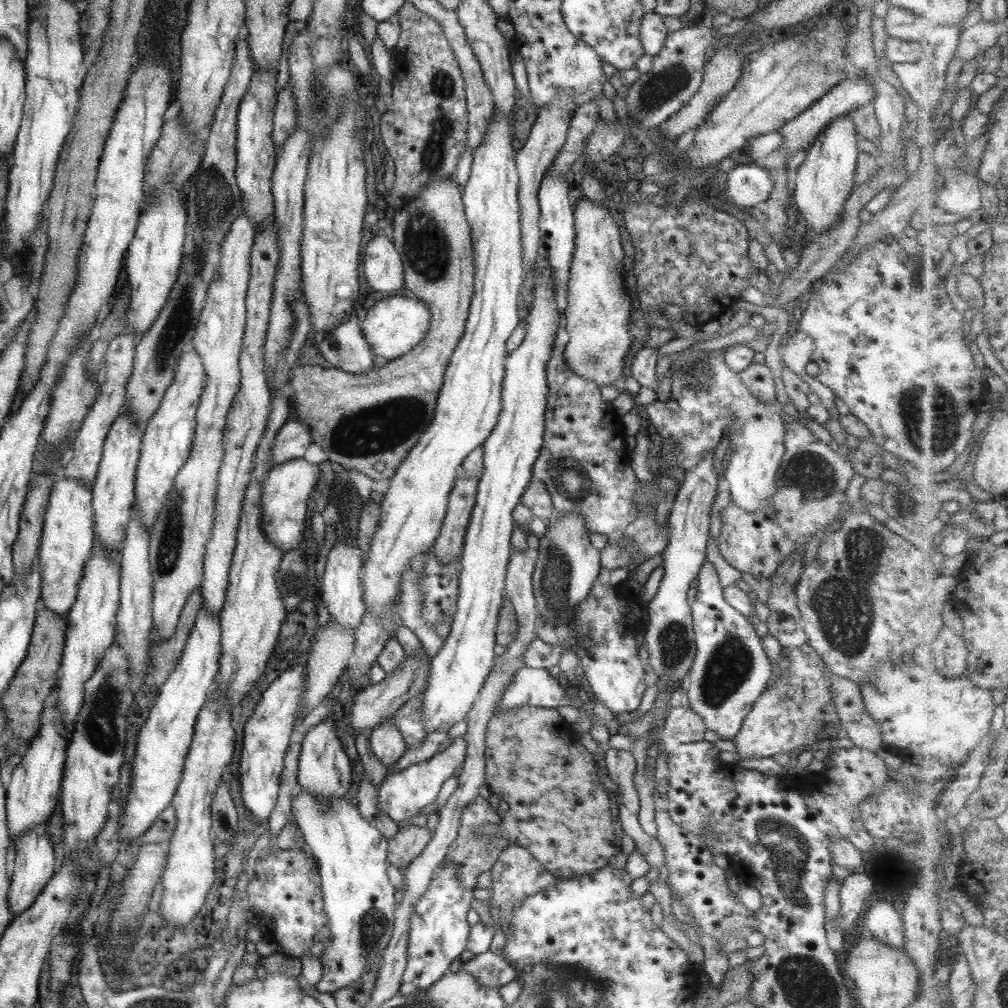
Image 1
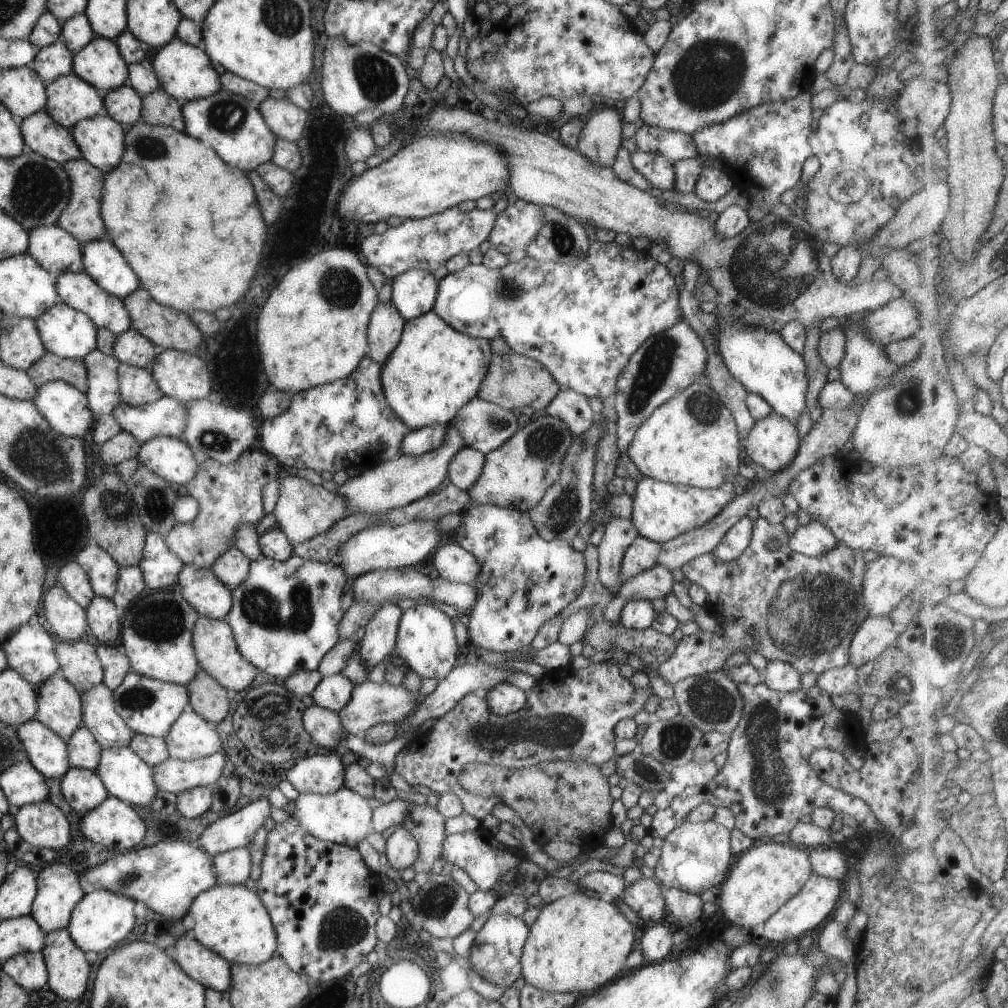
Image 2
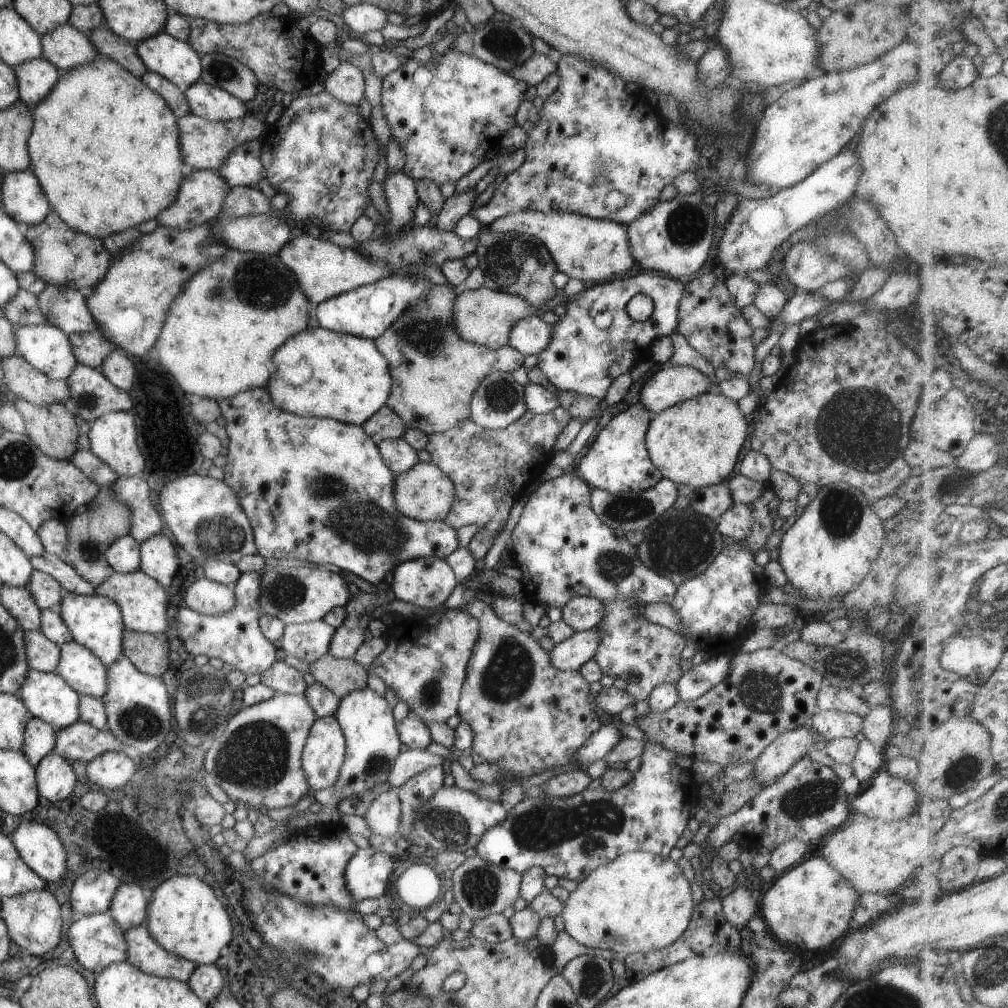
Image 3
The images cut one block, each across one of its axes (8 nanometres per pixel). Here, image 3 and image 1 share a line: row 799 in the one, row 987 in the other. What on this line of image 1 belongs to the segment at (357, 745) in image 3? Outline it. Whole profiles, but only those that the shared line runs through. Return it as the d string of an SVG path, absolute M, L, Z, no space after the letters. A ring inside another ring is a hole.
M298 789L290 802L303 844L316 862L323 910L331 930L331 939L321 953L321 980L314 987L318 992L332 993L359 980L365 972L375 977L379 972L394 923L395 889L385 873L388 841L343 796L327 802Z

